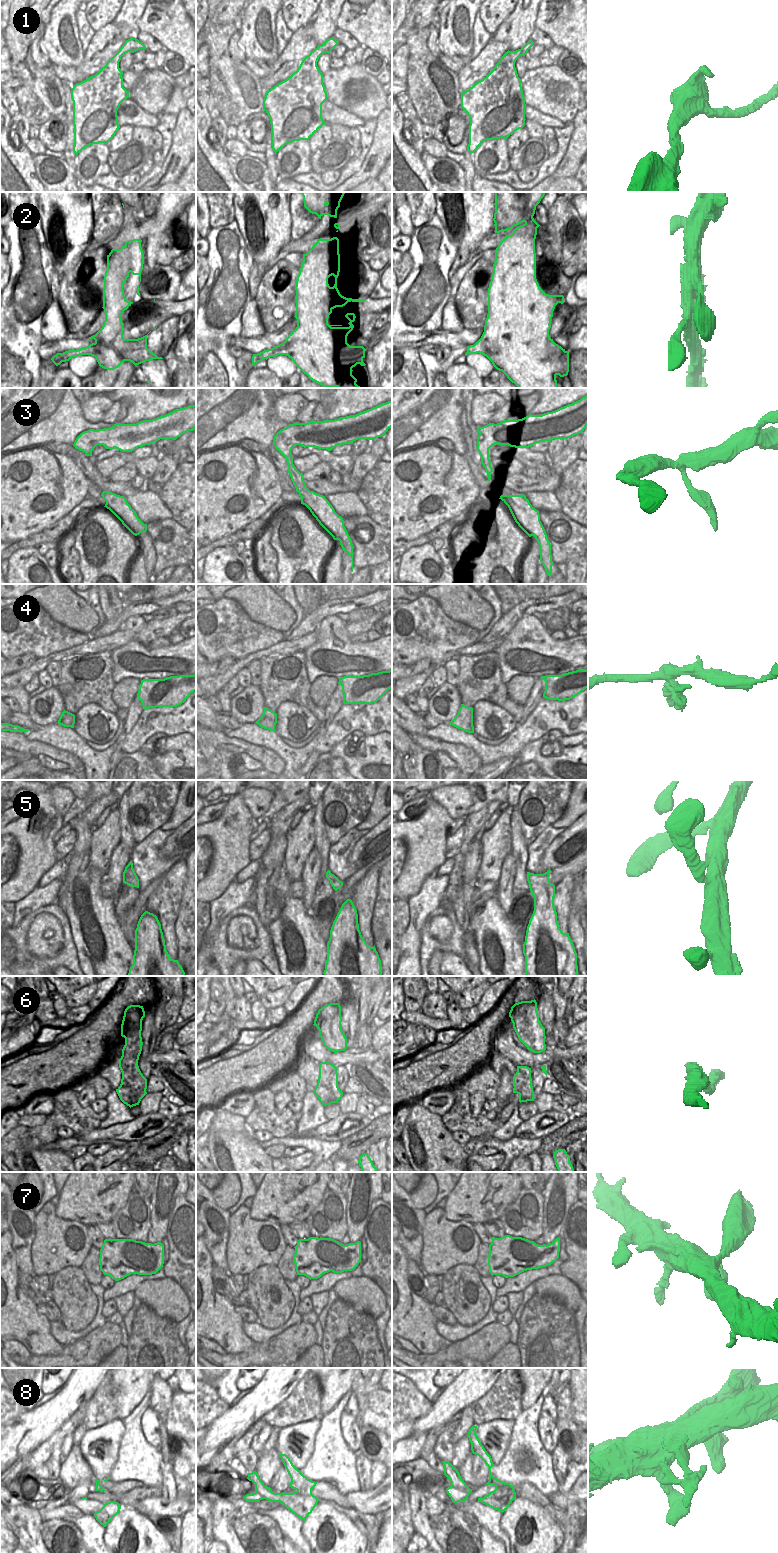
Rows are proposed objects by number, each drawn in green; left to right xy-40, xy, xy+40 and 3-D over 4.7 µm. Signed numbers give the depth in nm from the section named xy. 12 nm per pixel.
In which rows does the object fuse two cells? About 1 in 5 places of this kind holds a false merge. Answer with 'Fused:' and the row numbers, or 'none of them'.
Fused: 4, 8

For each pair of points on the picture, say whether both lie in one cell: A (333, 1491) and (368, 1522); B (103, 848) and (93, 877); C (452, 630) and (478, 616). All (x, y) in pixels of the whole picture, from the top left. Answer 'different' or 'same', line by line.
A: same
B: different
C: different

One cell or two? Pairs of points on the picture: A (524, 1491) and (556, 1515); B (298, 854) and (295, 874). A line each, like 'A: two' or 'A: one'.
A: one
B: one

